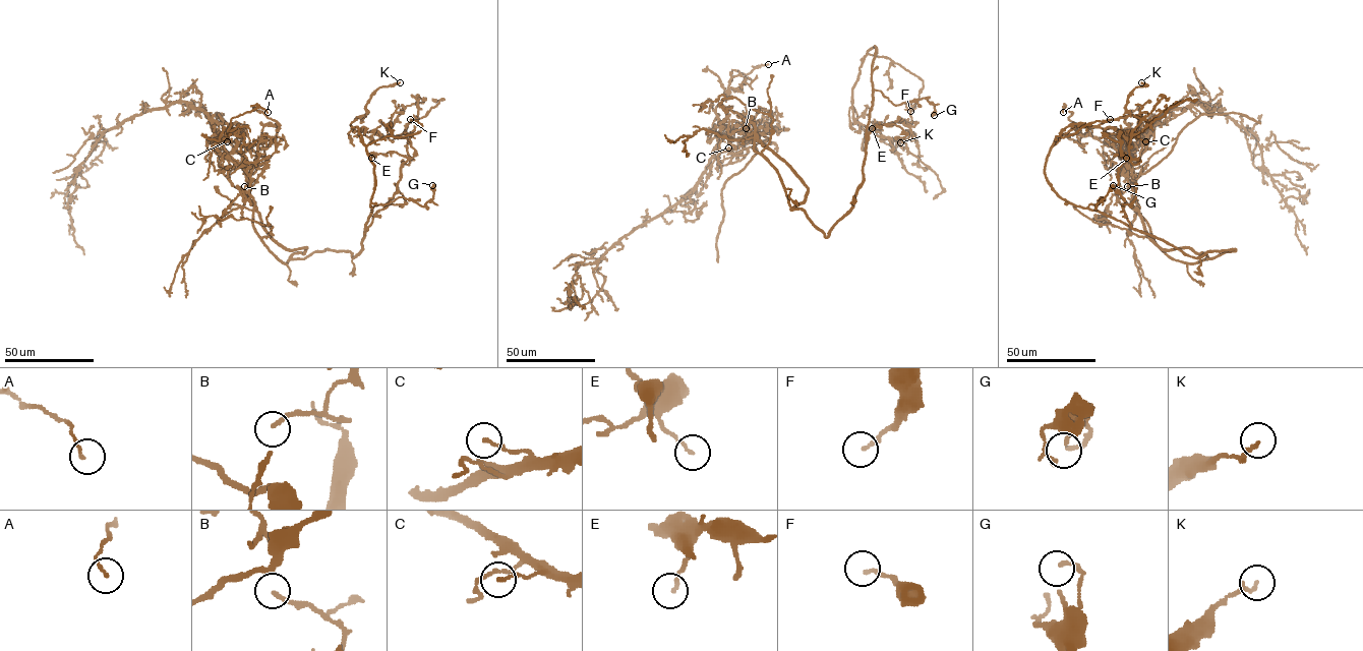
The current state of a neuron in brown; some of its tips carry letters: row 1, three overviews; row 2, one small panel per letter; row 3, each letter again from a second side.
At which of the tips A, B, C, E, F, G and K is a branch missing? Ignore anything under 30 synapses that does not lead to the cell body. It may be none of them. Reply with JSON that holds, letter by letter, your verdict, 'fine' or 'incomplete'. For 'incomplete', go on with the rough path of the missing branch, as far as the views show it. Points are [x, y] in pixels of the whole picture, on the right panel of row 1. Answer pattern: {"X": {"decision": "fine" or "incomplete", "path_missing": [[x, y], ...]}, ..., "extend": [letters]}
{"A": {"decision": "fine"}, "B": {"decision": "fine"}, "C": {"decision": "fine"}, "E": {"decision": "fine"}, "F": {"decision": "fine"}, "G": {"decision": "fine"}, "K": {"decision": "fine"}, "extend": []}

